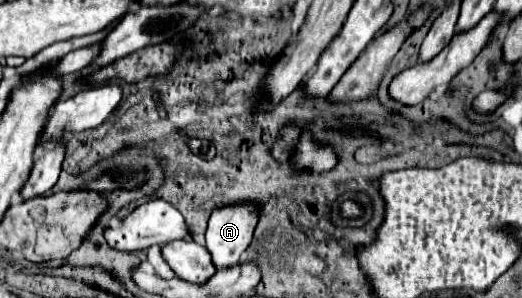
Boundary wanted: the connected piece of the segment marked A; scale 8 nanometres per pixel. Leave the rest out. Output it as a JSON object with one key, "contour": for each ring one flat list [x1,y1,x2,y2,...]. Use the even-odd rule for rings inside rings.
{"contour":[[247,200,245,204,227,204,213,210,205,238,217,268,229,268,239,262,239,256,251,244,257,222,259,208]]}

